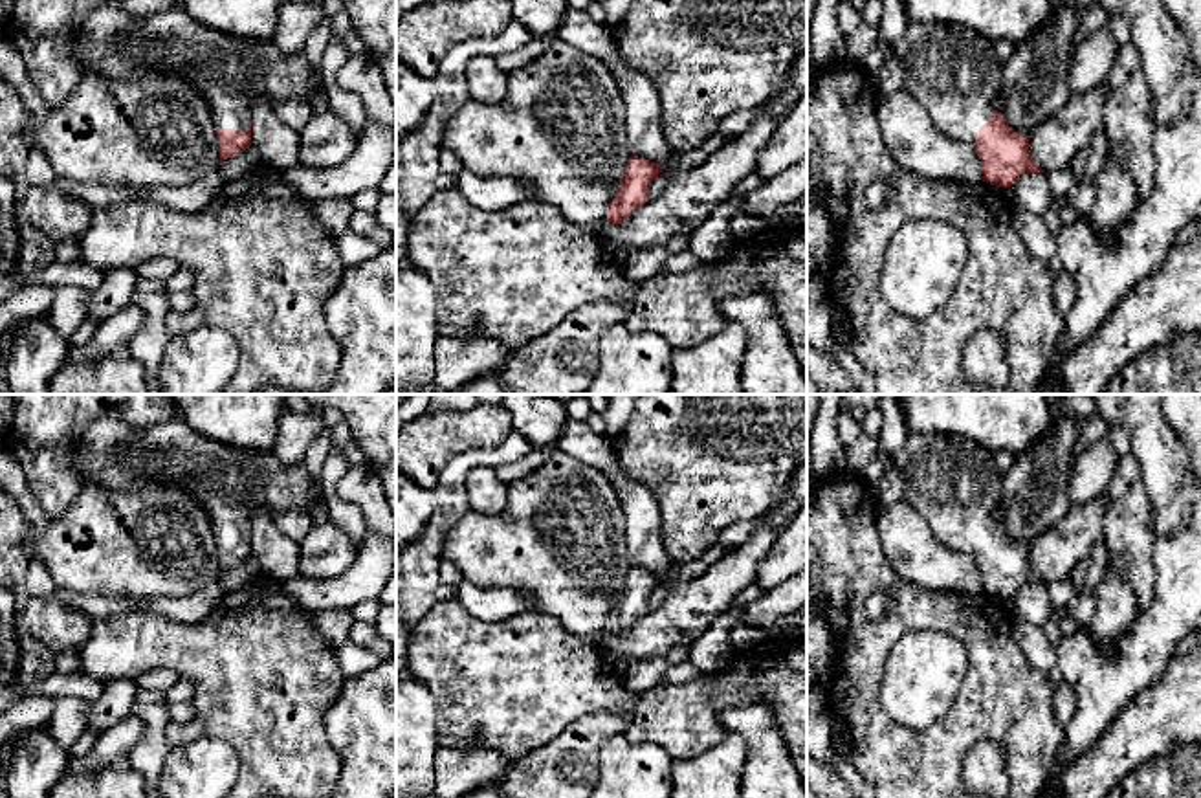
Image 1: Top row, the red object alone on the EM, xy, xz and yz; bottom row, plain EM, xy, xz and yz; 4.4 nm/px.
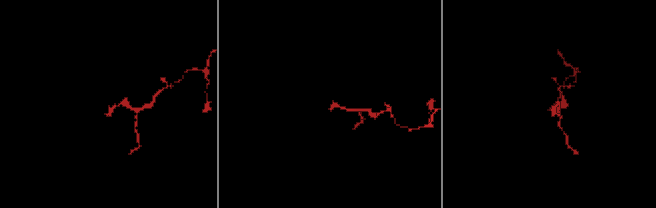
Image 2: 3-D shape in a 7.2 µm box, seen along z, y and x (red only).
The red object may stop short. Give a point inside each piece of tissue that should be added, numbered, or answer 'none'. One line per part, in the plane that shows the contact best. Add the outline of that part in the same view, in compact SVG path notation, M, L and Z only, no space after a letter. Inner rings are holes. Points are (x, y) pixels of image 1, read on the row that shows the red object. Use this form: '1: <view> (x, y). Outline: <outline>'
1: xy (230, 72). Outline: M180 4L145 18L130 17L121 7L97 7L88 15L72 42L73 53L81 61L83 75L95 72L114 81L132 79L149 70L167 70L182 75L207 101L215 128L235 128L238 134L246 132L248 123L251 121L251 103L259 95L266 95L270 105L277 108L290 99L299 99L310 105L312 94L325 88L321 70L308 62L304 51L288 55L279 50L273 40L253 40L227 35L200 24Z

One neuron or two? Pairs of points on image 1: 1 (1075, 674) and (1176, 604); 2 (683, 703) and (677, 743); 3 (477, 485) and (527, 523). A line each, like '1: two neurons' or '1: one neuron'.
1: one neuron
2: one neuron
3: two neurons

